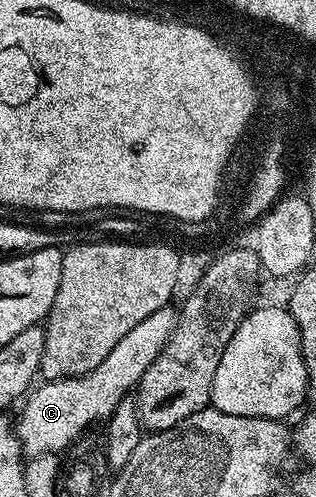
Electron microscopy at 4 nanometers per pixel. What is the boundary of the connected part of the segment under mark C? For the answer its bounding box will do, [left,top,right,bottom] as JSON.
[16,305,179,457]

